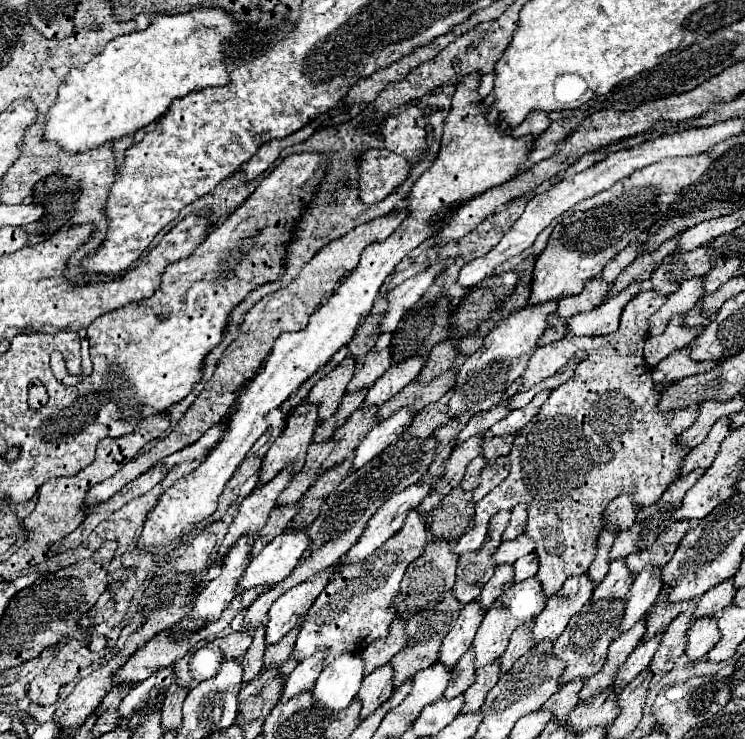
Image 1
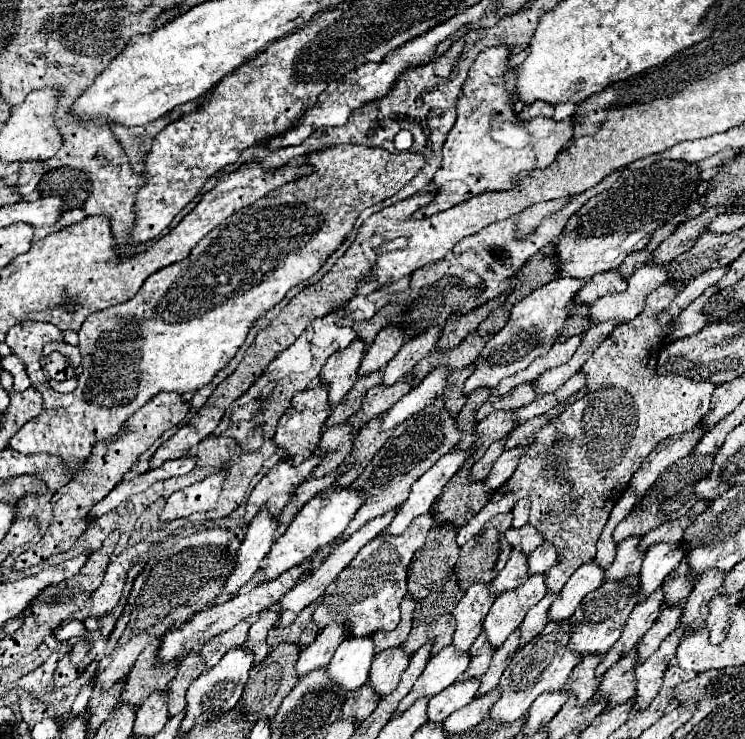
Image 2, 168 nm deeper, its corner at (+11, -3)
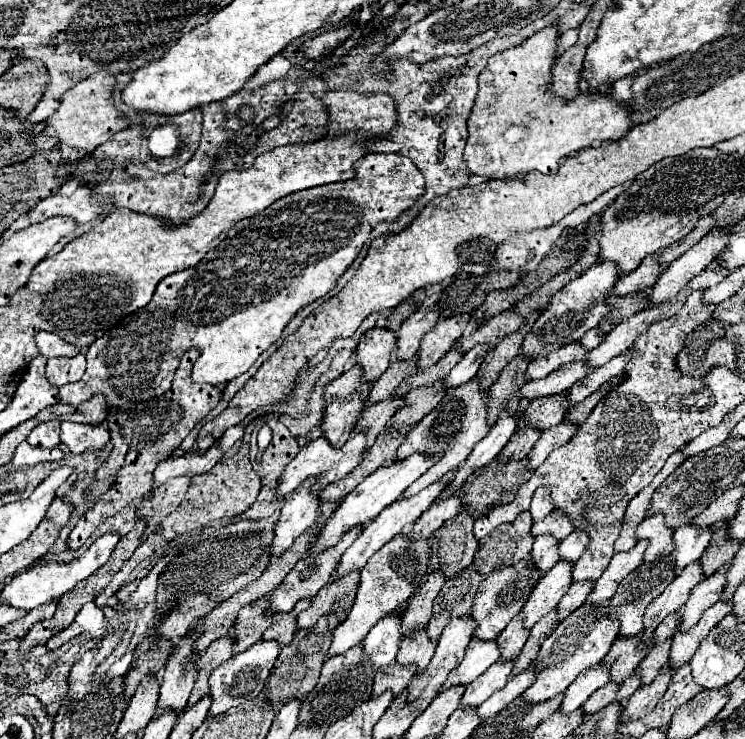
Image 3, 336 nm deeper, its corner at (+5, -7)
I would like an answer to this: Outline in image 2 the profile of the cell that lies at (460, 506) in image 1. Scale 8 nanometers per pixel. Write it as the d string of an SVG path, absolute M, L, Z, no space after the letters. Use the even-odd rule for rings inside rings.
M457 471L431 505L431 513L437 525L453 525L455 529L461 529L485 501L489 501L489 497L491 491L483 489L483 483L469 481L469 471Z

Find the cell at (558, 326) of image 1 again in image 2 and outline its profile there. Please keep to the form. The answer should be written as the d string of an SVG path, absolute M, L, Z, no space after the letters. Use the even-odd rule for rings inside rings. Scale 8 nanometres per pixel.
M575 305L575 313L571 313L569 321L565 321L565 327L563 327L561 335L557 337L557 341L565 341L571 335L581 335L589 327L591 327L591 321L587 317L587 307L585 305Z

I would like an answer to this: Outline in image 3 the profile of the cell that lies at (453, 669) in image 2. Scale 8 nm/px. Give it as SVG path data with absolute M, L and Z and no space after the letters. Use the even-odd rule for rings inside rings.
M473 637L471 645L467 647L467 653L465 653L463 661L459 663L457 669L451 671L451 677L447 677L445 689L449 689L451 685L465 685L465 683L475 681L493 663L497 663L499 657L501 657L501 649L499 649L495 639L483 641L483 639Z

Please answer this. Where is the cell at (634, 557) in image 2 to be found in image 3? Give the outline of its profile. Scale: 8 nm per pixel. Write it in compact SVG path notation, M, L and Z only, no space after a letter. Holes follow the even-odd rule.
M661 513L647 517L647 521L643 521L643 525L639 525L637 541L641 541L641 539L651 541L651 545L647 547L647 553L645 553L645 561L657 561L659 557L669 555L675 549L673 529L665 525L665 517Z

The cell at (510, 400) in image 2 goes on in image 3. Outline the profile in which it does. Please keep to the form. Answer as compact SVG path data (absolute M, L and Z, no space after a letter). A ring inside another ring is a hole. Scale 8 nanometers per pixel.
M581 359L577 363L569 363L569 365L563 365L561 369L555 369L553 373L549 373L547 377L543 377L539 381L529 381L527 385L521 387L519 393L527 399L539 399L539 397L555 395L555 393L571 389L573 383L587 377L591 371L593 371L593 367L585 359Z

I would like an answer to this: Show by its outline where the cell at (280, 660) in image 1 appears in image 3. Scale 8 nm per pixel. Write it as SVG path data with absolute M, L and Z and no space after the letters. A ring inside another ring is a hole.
M353 569L351 573L339 577L337 581L327 583L315 597L313 605L299 613L297 627L311 627L317 623L321 615L327 615L331 629L335 629L339 623L343 623L353 607L355 595L359 587L359 569Z

